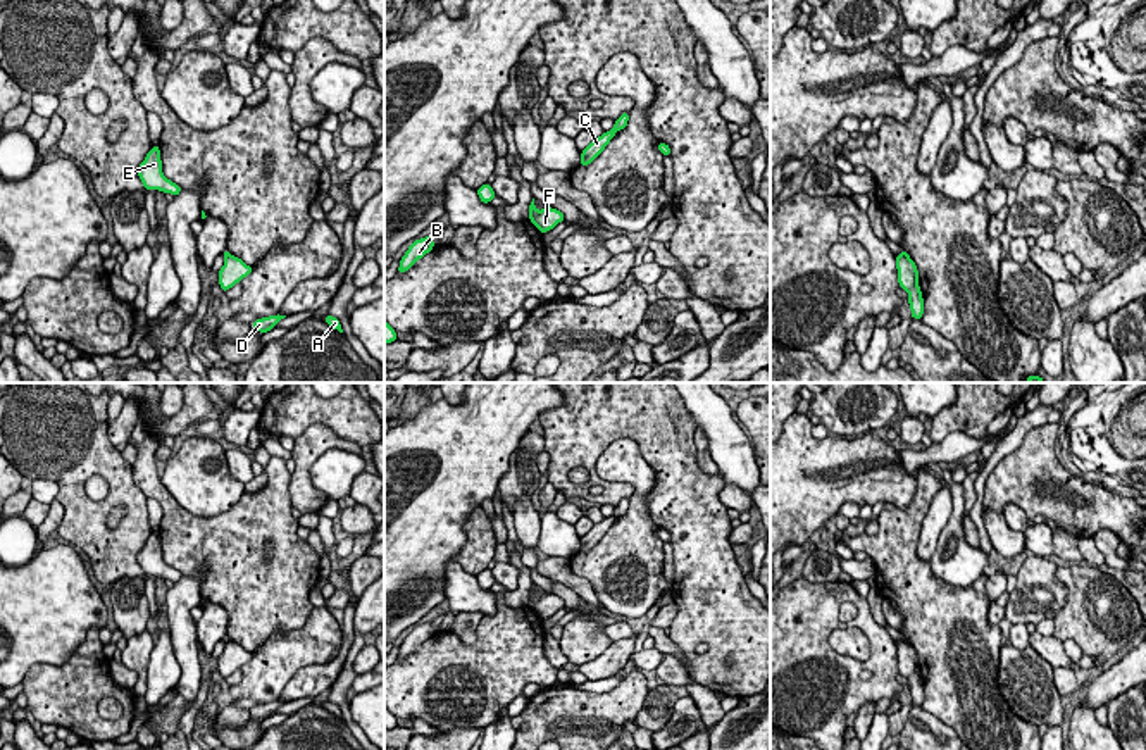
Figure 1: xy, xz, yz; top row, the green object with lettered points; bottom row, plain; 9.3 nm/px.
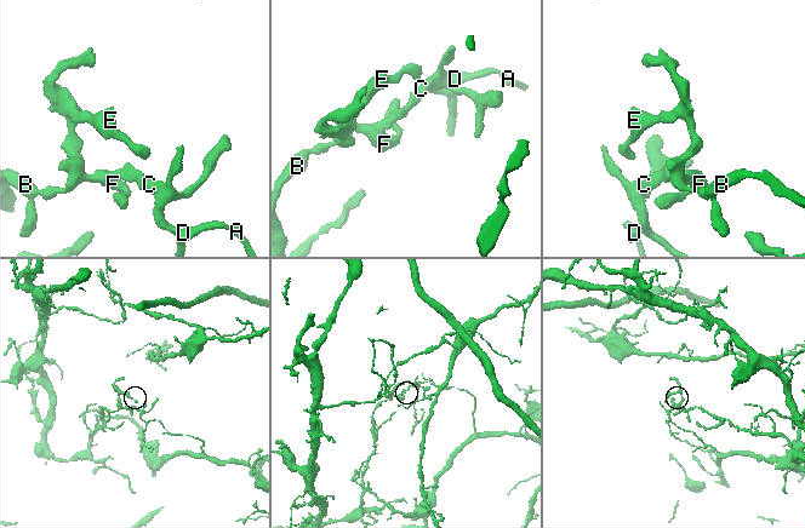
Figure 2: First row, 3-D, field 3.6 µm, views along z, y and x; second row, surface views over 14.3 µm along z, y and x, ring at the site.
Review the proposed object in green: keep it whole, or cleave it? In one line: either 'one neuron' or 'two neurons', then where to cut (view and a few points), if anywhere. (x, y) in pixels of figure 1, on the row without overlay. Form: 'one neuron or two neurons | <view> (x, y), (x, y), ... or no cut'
two neurons | yz (902, 638), (909, 643)

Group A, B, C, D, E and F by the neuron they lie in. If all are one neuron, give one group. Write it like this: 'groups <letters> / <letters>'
groups A D / B C E F

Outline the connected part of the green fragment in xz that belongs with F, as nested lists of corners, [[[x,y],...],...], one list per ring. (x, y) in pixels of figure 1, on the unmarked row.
[[[533,584],[533,588],[529,590],[529,607],[545,621],[553,616],[558,609],[565,607],[565,602],[564,598],[553,593],[538,597]]]

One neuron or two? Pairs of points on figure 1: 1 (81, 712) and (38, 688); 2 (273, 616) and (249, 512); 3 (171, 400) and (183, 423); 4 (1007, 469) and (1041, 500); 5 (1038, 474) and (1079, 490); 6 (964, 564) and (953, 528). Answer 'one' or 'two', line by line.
1: one
2: one
3: two
4: one
5: one
6: one

